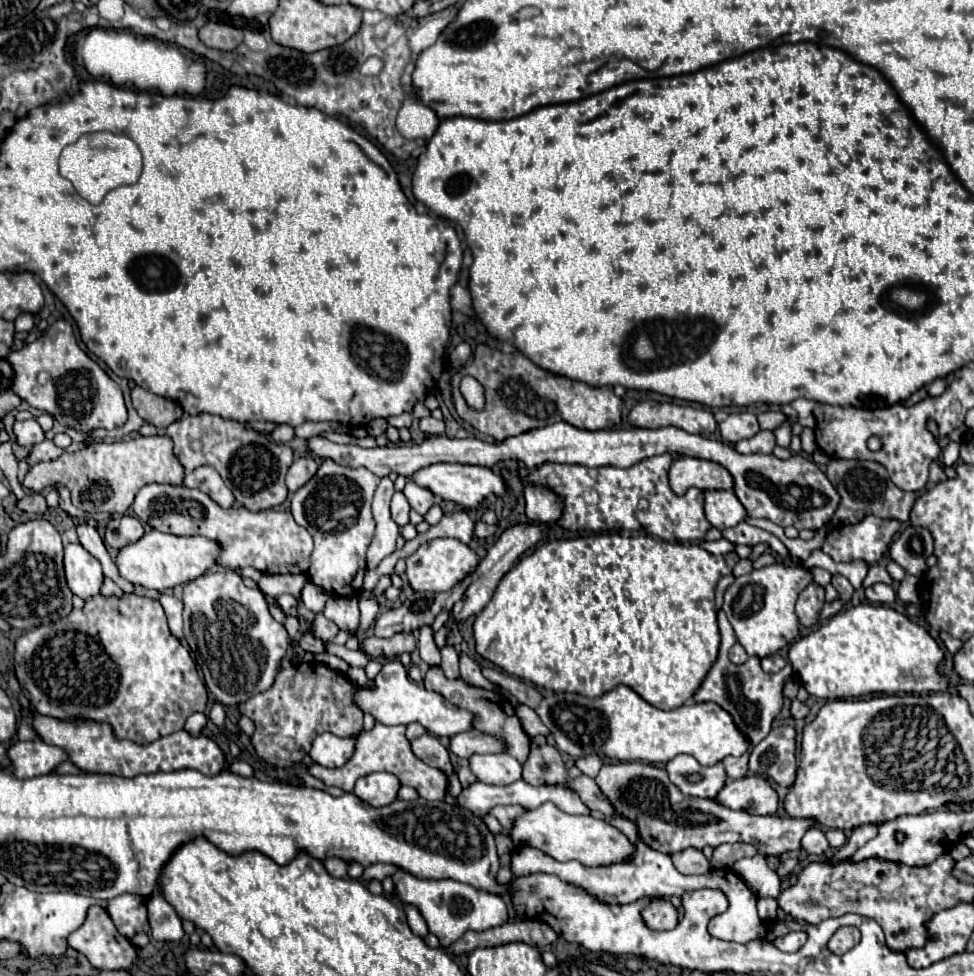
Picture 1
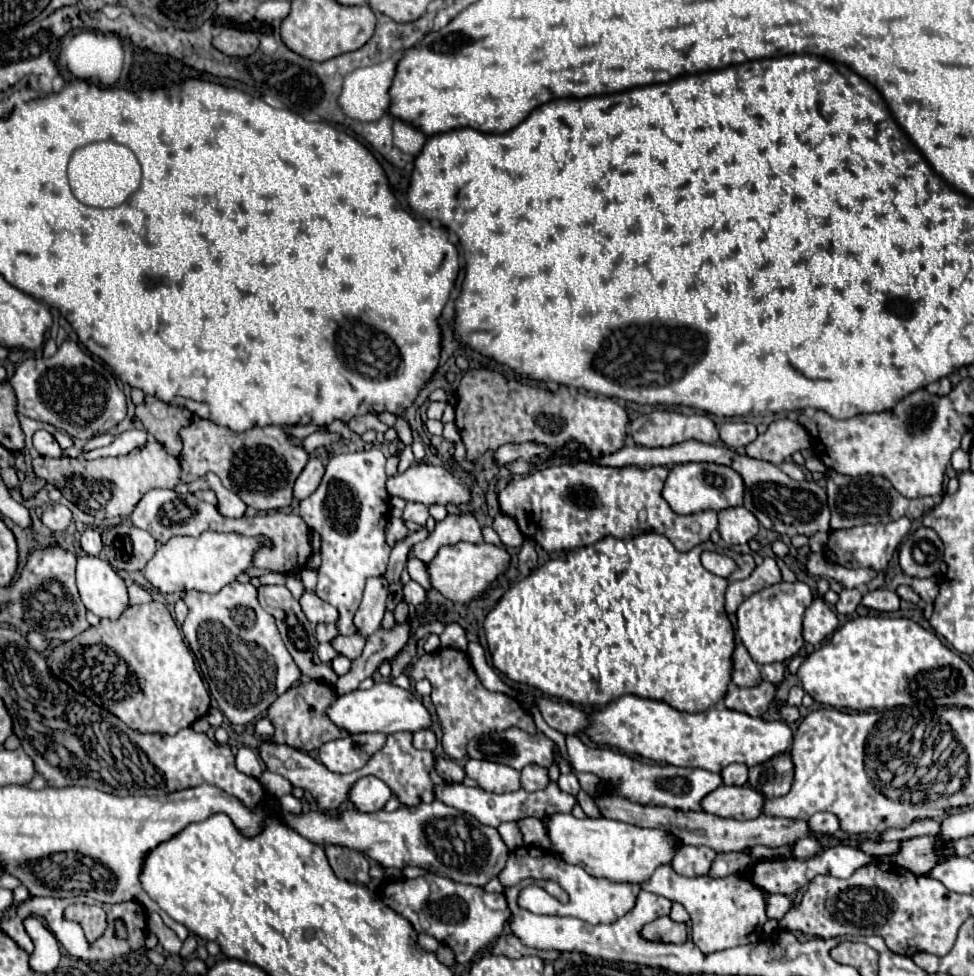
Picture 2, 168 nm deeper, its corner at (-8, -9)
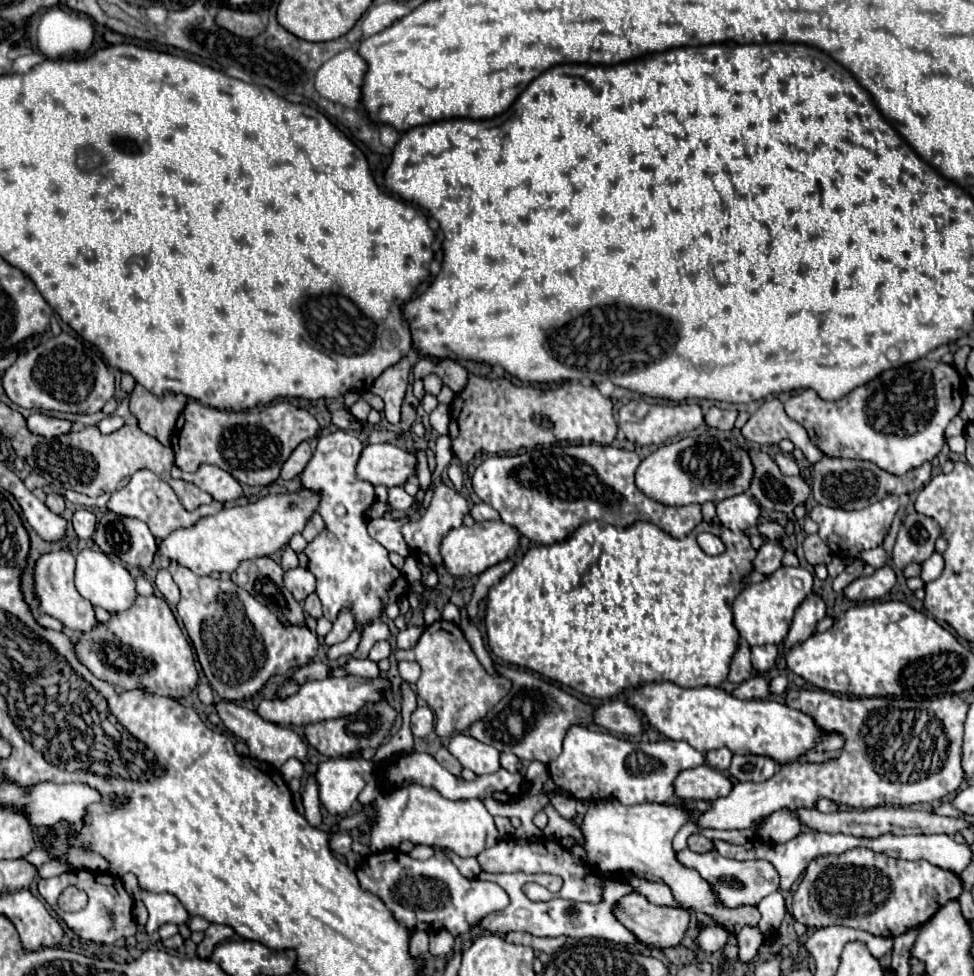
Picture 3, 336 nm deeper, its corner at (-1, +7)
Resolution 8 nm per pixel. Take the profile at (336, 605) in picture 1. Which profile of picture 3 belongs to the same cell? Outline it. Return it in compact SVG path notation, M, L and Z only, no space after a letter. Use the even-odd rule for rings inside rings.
M301 566L293 568L293 570L285 570L283 582L285 582L285 588L299 602L303 602L311 592L315 592L315 576L311 576L311 572Z

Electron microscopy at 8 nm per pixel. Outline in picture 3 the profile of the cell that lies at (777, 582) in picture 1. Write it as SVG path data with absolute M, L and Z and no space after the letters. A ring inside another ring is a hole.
M781 566L765 582L749 584L733 602L735 628L739 630L741 638L745 638L749 646L781 644L789 632L797 606L809 596L811 586L813 576L805 568L787 568L787 566Z

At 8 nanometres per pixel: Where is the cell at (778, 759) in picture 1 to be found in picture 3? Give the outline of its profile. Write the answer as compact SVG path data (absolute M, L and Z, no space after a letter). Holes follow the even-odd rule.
M733 756L729 776L737 782L765 782L775 774L777 764L767 756Z

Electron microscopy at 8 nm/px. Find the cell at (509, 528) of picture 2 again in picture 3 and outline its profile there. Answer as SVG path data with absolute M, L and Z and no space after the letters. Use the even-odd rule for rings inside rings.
M483 502L481 504L475 504L469 514L477 522L483 522L483 520L499 520L499 514L489 504L483 504Z

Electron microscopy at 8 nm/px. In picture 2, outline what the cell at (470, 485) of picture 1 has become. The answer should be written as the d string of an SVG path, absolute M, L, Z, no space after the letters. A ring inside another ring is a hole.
M416 462L404 474L396 474L386 482L390 496L400 496L410 502L432 504L470 504L472 488L456 474L442 466Z

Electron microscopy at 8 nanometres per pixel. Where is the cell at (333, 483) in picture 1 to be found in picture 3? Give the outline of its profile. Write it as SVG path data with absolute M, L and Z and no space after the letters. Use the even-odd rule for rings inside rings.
M337 430L321 436L313 458L301 474L301 486L321 492L319 514L327 528L307 544L305 554L309 558L309 570L317 578L317 596L323 604L327 620L335 620L341 610L351 610L355 628L361 632L361 642L353 652L353 658L367 658L371 646L389 638L389 628L381 620L385 606L411 594L411 586L405 576L389 562L389 552L367 536L367 510L375 502L373 486L355 476L355 460L363 444L357 436Z

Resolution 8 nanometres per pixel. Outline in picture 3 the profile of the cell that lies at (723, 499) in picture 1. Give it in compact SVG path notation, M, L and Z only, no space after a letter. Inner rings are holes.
M737 494L717 502L717 516L719 516L719 522L731 528L733 532L745 532L747 528L757 526L761 508L751 496Z

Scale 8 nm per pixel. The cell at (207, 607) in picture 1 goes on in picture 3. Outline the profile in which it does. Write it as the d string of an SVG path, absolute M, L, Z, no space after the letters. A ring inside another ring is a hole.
M175 560L169 562L167 570L181 590L177 612L189 632L195 654L211 688L223 700L235 702L251 698L271 676L305 666L315 658L319 640L309 628L281 624L265 604L259 604L247 590L235 586L231 580L197 576Z

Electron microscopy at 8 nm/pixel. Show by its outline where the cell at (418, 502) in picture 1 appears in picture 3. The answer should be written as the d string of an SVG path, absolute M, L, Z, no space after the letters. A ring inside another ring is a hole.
M401 486L389 488L387 492L389 492L387 502L391 504L391 508L395 508L395 510L399 510L399 512L409 512L409 508L415 504L415 500L413 500Z

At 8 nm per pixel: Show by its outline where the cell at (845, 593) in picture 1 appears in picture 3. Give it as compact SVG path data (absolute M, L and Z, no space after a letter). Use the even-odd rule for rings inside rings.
M853 560L835 580L833 580L833 590L835 592L841 592L847 584L851 584L855 578L859 578L859 576L863 576L863 562L861 560Z

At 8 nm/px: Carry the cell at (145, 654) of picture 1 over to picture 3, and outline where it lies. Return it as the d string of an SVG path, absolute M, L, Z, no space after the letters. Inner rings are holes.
M137 596L127 612L113 614L105 624L85 632L75 644L83 664L99 678L115 684L119 692L127 688L145 688L161 696L187 696L197 686L197 668L193 650L177 624L165 598Z

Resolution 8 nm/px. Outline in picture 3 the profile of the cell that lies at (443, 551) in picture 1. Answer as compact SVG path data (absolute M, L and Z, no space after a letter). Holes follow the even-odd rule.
M489 520L489 522L479 522L473 526L459 526L451 530L441 544L441 556L445 560L445 568L451 576L455 578L473 578L485 572L487 568L513 558L519 546L519 532L517 528L505 524L503 520Z

